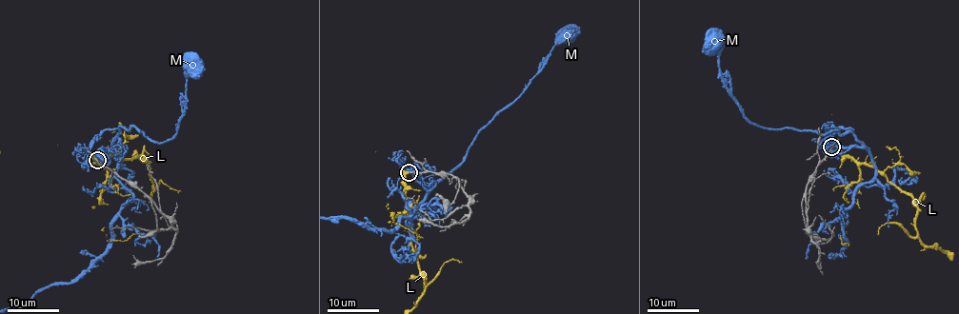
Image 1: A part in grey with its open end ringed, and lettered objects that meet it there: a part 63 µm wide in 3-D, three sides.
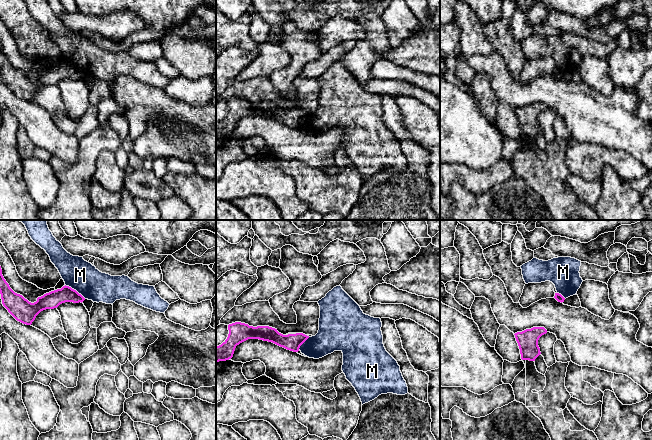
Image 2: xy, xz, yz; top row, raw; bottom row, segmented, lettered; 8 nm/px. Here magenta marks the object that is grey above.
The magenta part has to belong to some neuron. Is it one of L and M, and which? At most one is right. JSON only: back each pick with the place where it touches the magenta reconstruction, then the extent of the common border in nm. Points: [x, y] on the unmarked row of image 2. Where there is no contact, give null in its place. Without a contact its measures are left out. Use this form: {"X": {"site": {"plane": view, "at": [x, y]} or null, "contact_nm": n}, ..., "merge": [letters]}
{"L": {"site": null}, "merge": ["L"]}

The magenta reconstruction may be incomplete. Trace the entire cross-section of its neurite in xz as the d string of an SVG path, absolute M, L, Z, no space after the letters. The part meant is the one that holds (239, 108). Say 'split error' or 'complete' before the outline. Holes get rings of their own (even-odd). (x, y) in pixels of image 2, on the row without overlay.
complete | M241 98L229 100L228 106L227 115L216 122L216 138L231 135L236 122L248 115L272 118L287 126L298 128L300 122L309 114L303 109L283 111L269 102L253 103Z

